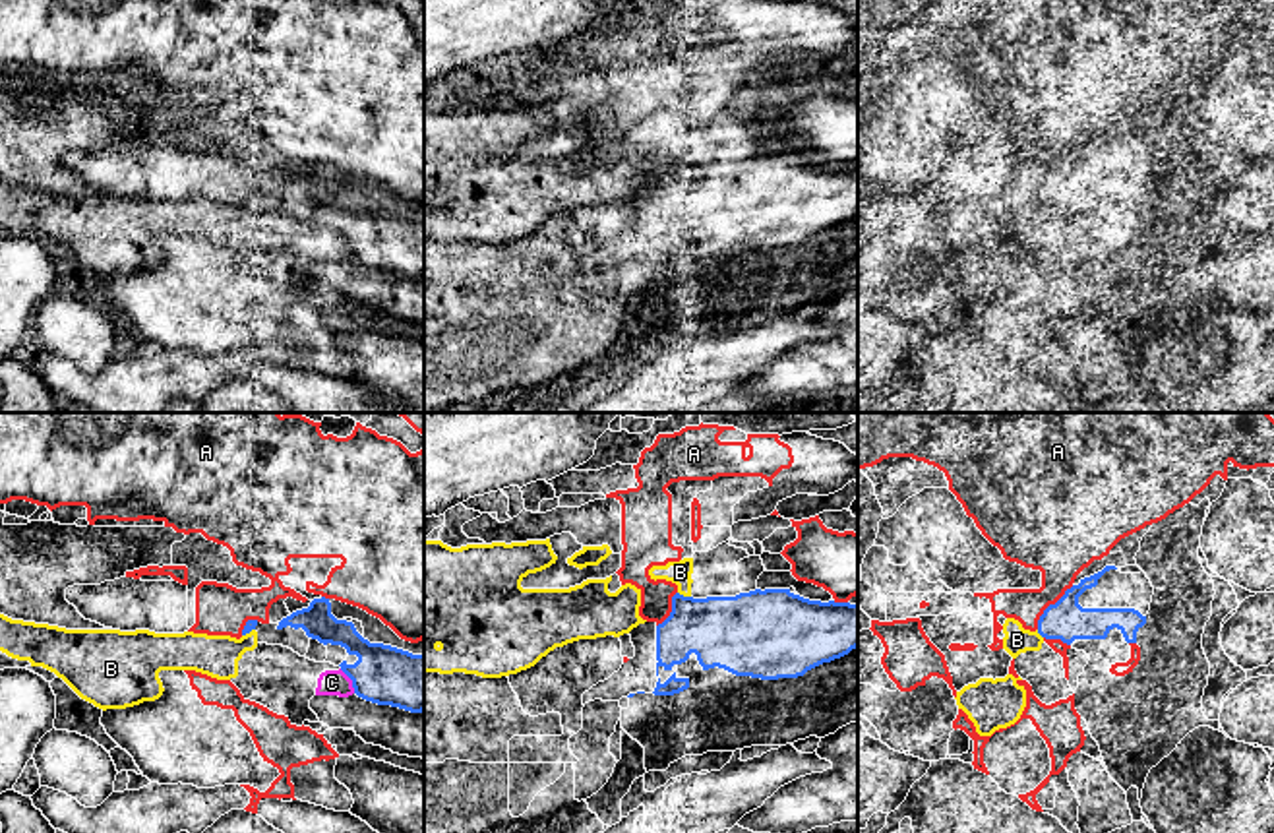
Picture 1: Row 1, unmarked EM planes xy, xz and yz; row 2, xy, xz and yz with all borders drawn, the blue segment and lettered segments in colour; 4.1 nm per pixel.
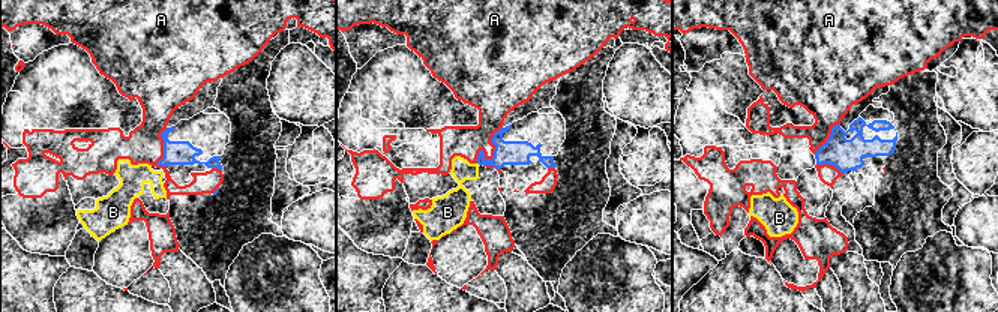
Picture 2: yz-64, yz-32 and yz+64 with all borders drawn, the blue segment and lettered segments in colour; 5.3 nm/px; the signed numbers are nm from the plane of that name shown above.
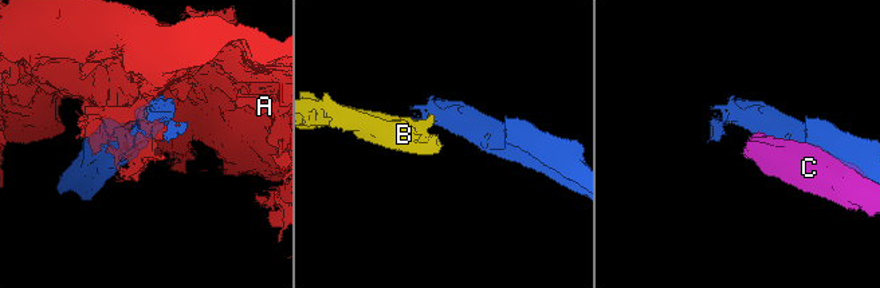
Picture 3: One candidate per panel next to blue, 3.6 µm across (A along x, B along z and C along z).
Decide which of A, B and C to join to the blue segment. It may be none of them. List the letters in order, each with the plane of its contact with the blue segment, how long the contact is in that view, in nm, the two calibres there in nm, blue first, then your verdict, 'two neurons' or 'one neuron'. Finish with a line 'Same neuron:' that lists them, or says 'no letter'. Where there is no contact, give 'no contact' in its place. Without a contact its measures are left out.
A: meets blue in yz; contact 240 nm long; 170 nm thick on the blue side, 260 nm on the other; two neurons
B: meets blue in xz; contact 60 nm long; 300 nm thick on the blue side, 100 nm on the other; two neurons
C: meets blue in xy; contact 120 nm long; 240 nm thick on the blue side, 110 nm on the other; two neurons
Same neuron: no letter

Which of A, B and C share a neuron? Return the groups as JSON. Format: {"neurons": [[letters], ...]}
{"neurons": [["A"], ["B", "C"]]}

